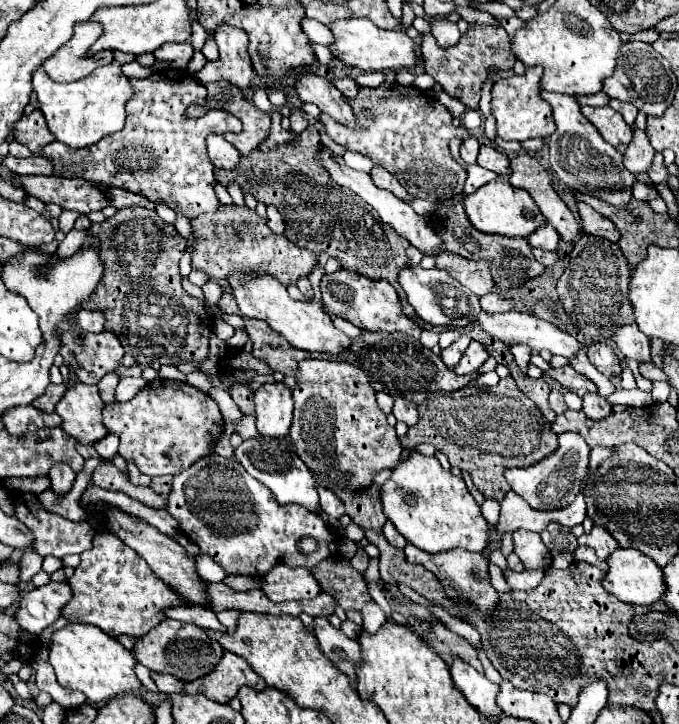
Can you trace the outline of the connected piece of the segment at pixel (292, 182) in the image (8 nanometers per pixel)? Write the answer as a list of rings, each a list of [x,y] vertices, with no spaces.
[[[308,126],[298,136],[298,144],[290,142],[270,152],[254,150],[252,154],[242,156],[234,170],[216,170],[216,180],[222,186],[234,182],[244,194],[252,194],[256,202],[276,206],[286,224],[286,238],[296,246],[312,252],[326,252],[328,256],[338,258],[346,270],[376,280],[386,278],[398,294],[404,292],[402,286],[398,286],[398,272],[408,264],[404,238],[390,226],[384,226],[362,198],[336,186],[318,154],[320,136],[314,126]]]

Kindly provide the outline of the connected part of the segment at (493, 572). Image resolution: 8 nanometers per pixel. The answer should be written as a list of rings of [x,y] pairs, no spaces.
[[[490,566],[490,570],[488,570],[488,574],[490,574],[490,584],[498,590],[498,592],[510,592],[510,588],[508,588],[508,584],[506,584],[506,580],[504,580],[504,576],[502,576],[502,570],[496,566]]]

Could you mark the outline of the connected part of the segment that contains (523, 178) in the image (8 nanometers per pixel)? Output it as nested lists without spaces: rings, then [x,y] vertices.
[[[520,154],[510,160],[510,168],[512,174],[508,176],[508,182],[512,186],[524,188],[532,196],[546,222],[550,222],[558,230],[564,242],[574,242],[580,236],[580,226],[570,208],[560,200],[560,196],[552,188],[550,176],[538,164],[538,160],[530,158],[528,154]]]

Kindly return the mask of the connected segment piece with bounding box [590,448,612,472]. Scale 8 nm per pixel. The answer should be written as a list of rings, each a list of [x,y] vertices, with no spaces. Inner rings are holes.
[[[594,448],[590,452],[590,468],[592,468],[592,472],[598,468],[598,464],[603,462],[610,452],[612,452],[612,448]]]

